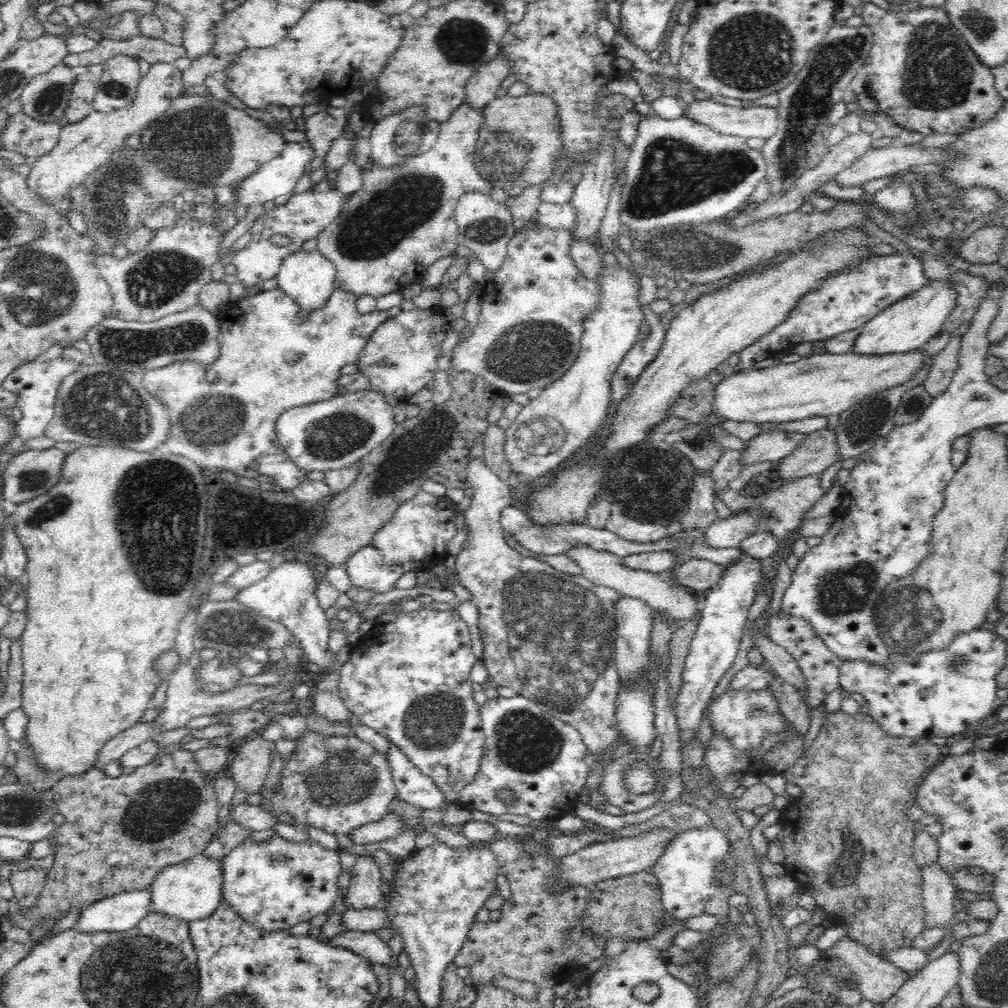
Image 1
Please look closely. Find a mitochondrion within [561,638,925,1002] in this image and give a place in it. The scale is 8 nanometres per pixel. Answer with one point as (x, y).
(718, 960)

